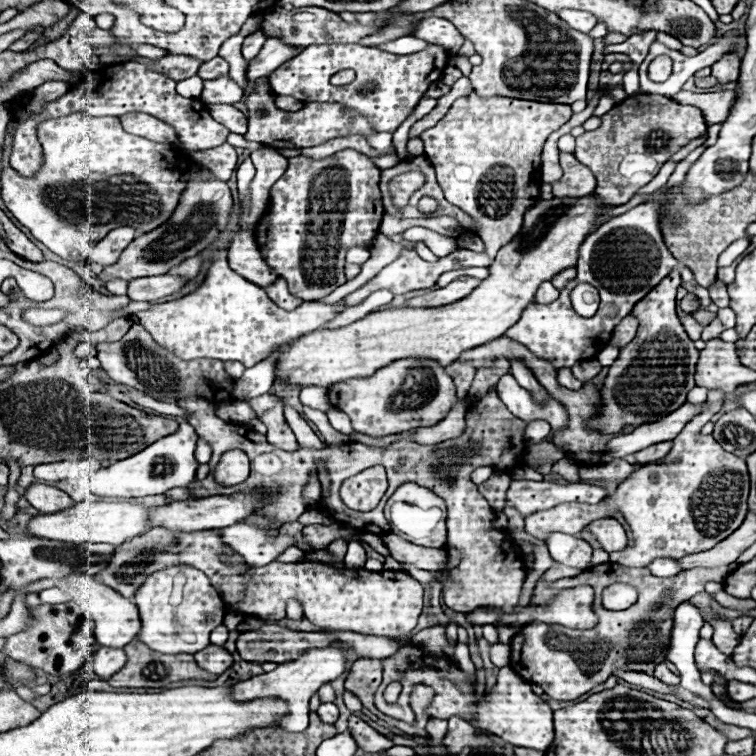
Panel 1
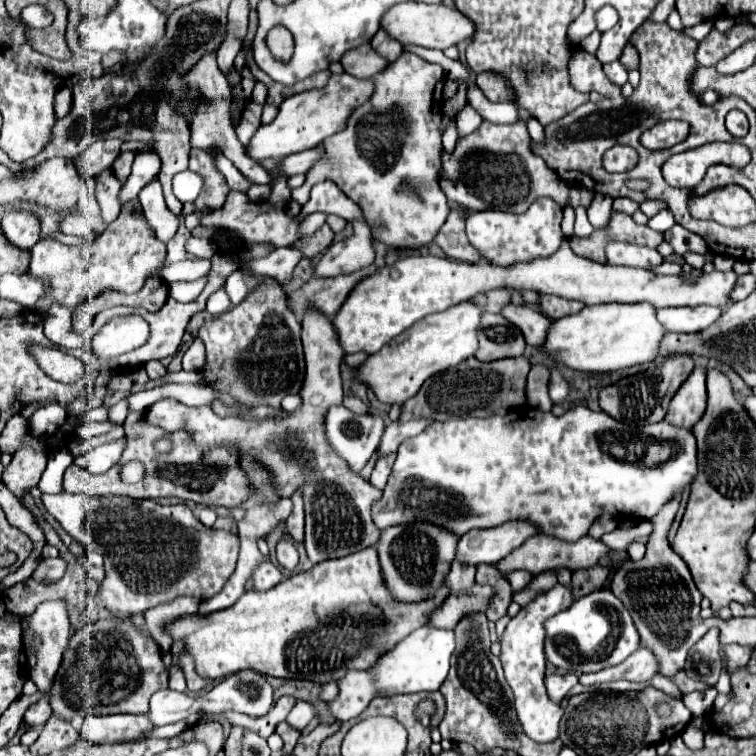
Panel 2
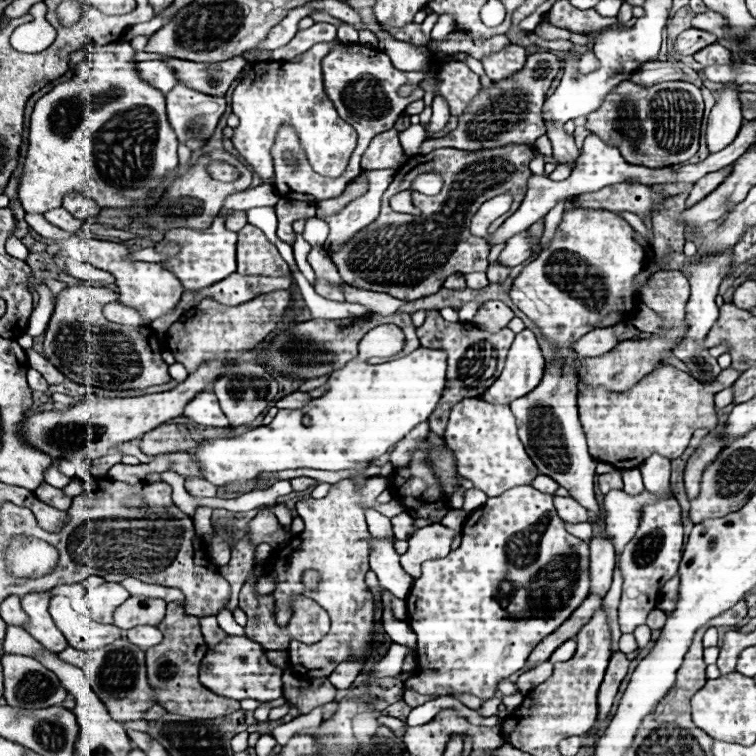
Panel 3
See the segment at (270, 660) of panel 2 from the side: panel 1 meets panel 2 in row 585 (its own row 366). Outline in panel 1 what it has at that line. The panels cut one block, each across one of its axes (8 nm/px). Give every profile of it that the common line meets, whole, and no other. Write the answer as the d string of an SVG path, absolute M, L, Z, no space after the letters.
M560 152L560 166L564 176L552 184L554 196L558 198L542 200L526 212L518 236L498 250L494 262L488 266L488 278L484 278L466 298L438 308L390 308L370 312L366 318L344 328L314 330L312 334L274 350L274 354L280 356L276 376L296 386L330 388L334 382L368 378L390 362L408 356L432 358L440 362L440 366L448 366L458 360L462 352L500 338L514 322L518 322L522 310L534 302L542 282L552 280L560 270L572 268L574 262L578 262L578 246L582 246L586 236L600 226L598 218L612 210L592 194L596 178L574 154Z

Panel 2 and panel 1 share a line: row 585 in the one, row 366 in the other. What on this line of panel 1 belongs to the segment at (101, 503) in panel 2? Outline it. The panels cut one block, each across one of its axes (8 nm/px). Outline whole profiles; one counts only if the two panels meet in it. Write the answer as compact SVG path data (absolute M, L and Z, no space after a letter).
M132 324L132 328L124 334L122 340L98 344L96 358L100 360L102 368L110 374L112 380L142 390L148 396L160 396L166 400L200 398L216 406L222 402L236 400L234 380L226 374L224 362L214 362L212 358L196 358L190 362L182 362L176 354L170 354L170 350L162 350L162 346L158 346L154 338L150 338L150 332L138 324Z

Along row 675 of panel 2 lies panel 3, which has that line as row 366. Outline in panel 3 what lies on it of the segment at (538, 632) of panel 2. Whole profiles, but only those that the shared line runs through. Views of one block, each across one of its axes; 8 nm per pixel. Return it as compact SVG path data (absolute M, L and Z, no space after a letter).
M522 330L508 352L506 366L500 378L486 390L482 400L492 404L510 404L516 398L532 392L544 374L544 356L534 332Z

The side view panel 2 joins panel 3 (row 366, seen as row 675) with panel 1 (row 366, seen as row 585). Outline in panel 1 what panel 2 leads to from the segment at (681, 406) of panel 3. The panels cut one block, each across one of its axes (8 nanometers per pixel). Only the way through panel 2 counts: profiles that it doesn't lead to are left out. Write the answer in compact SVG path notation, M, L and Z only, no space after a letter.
M674 270L634 306L632 316L638 318L640 324L638 334L620 350L618 360L610 366L602 386L602 414L592 420L592 428L596 426L604 434L614 434L628 424L640 426L644 422L660 420L662 416L678 410L686 402L686 394L696 386L694 370L698 350L676 316L678 286L680 274Z

